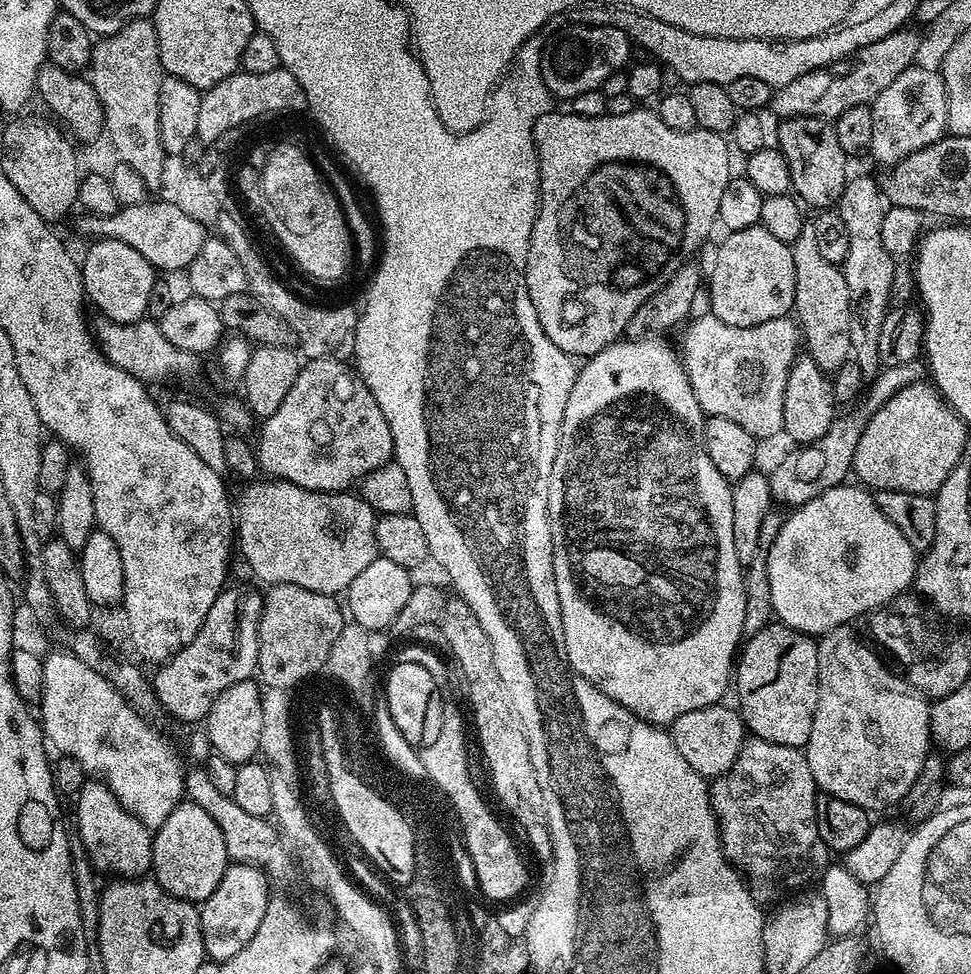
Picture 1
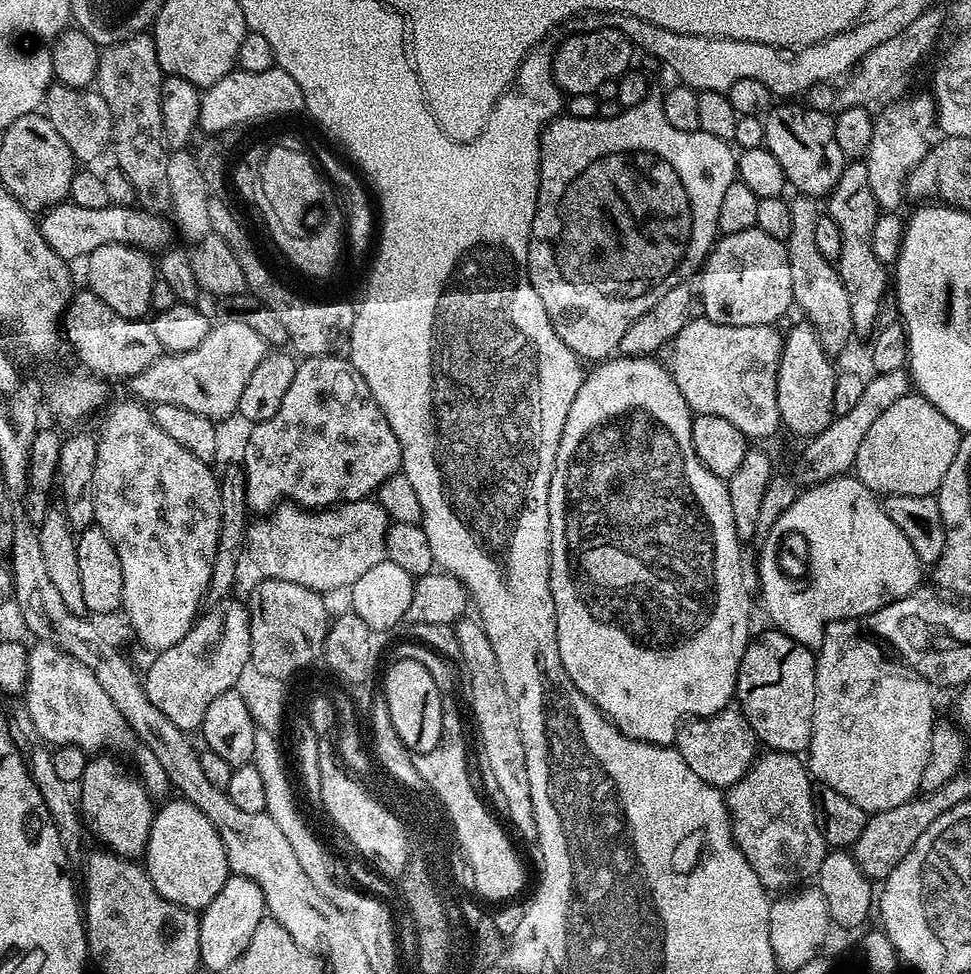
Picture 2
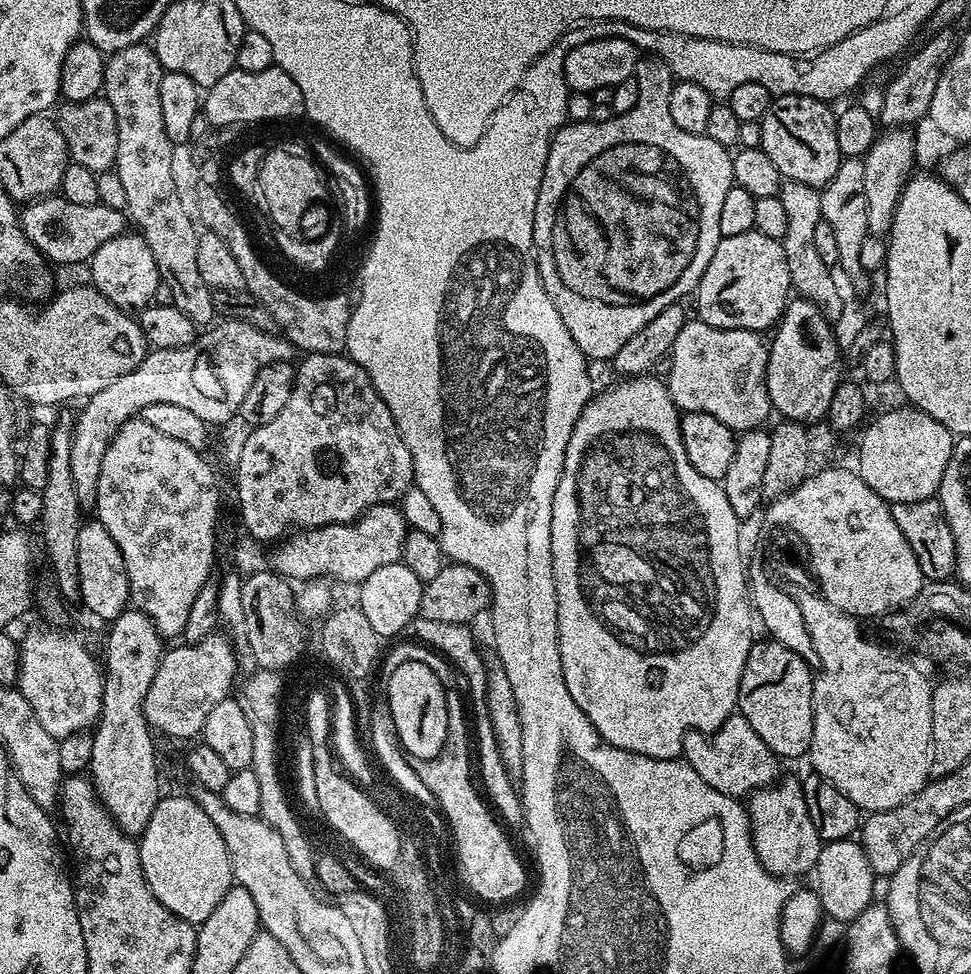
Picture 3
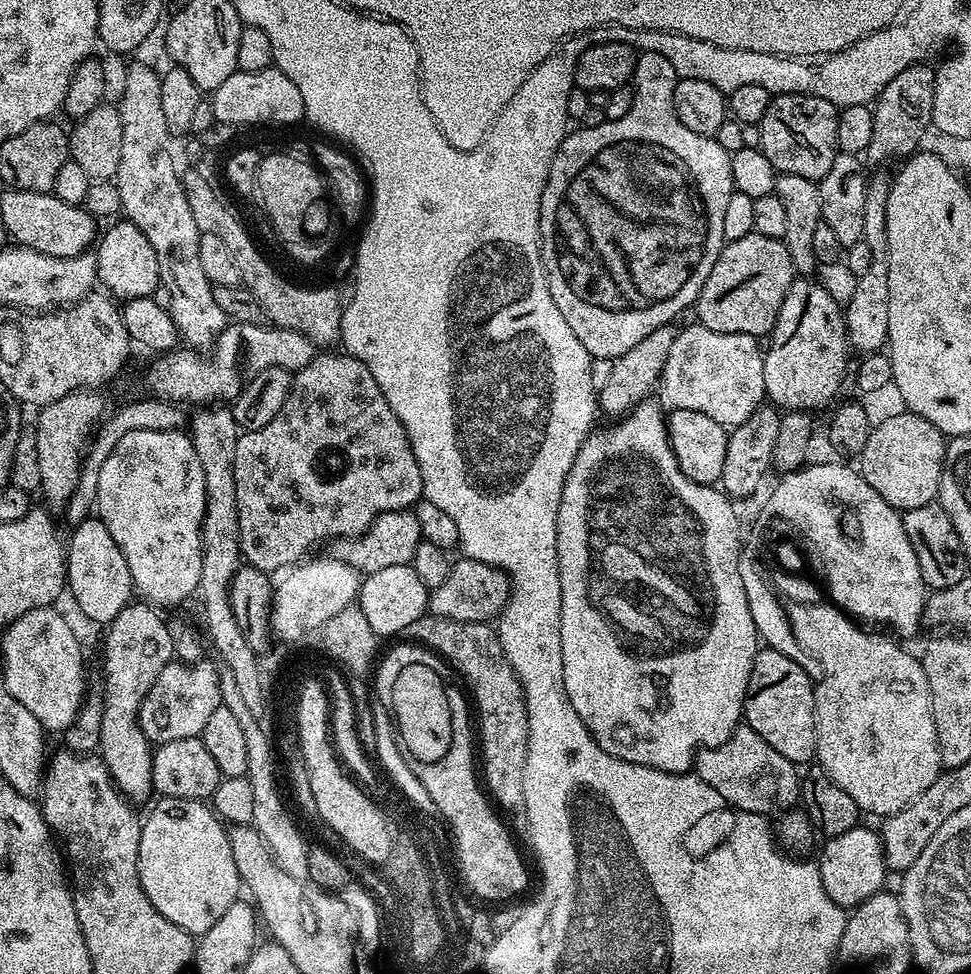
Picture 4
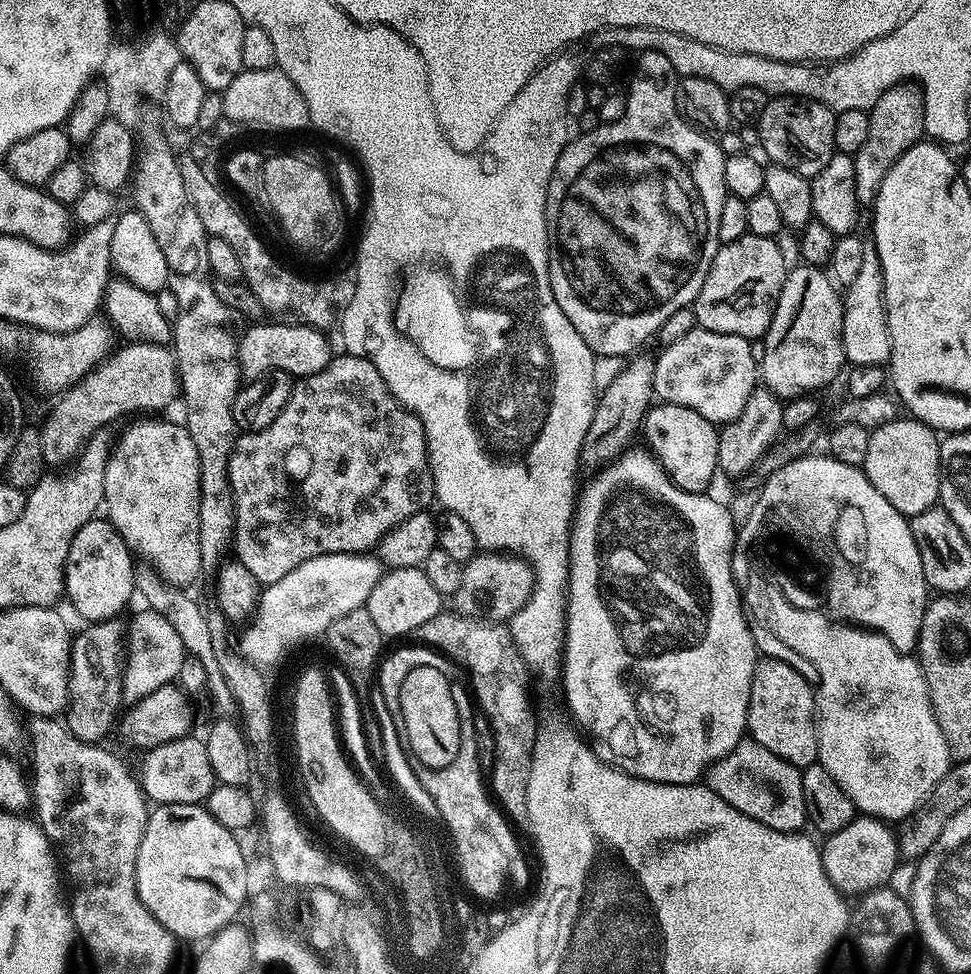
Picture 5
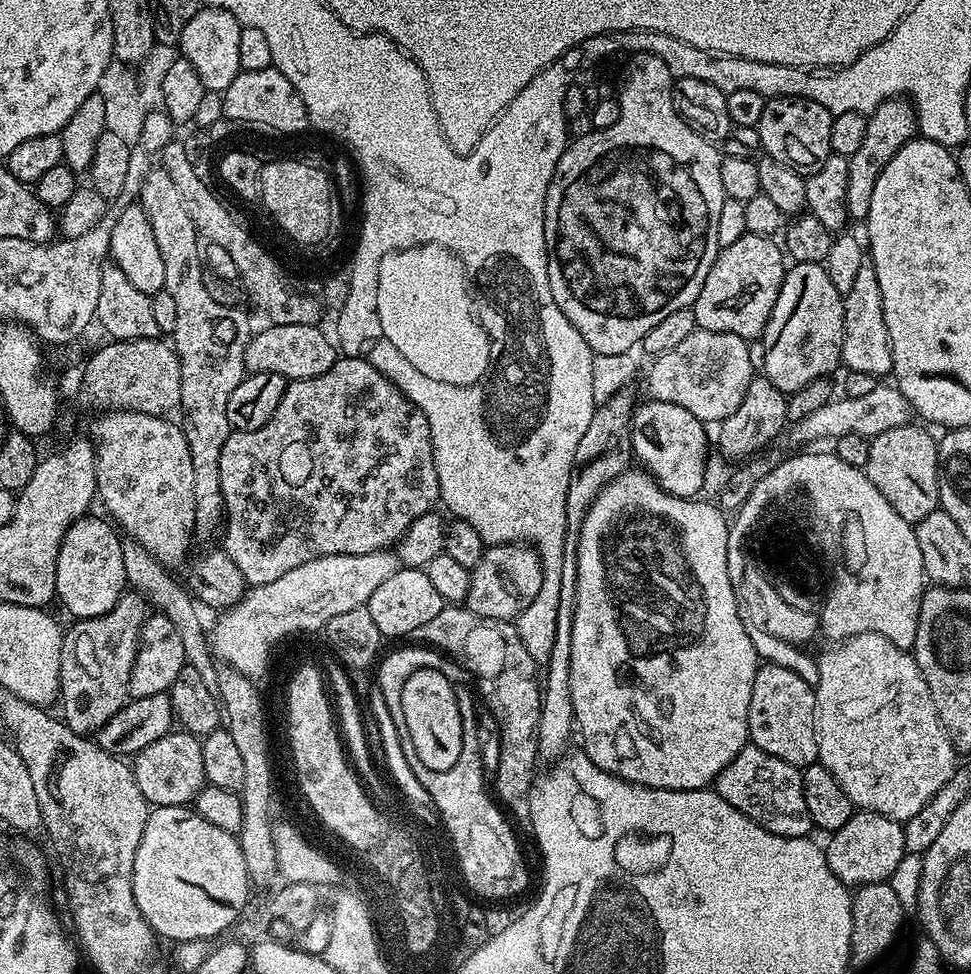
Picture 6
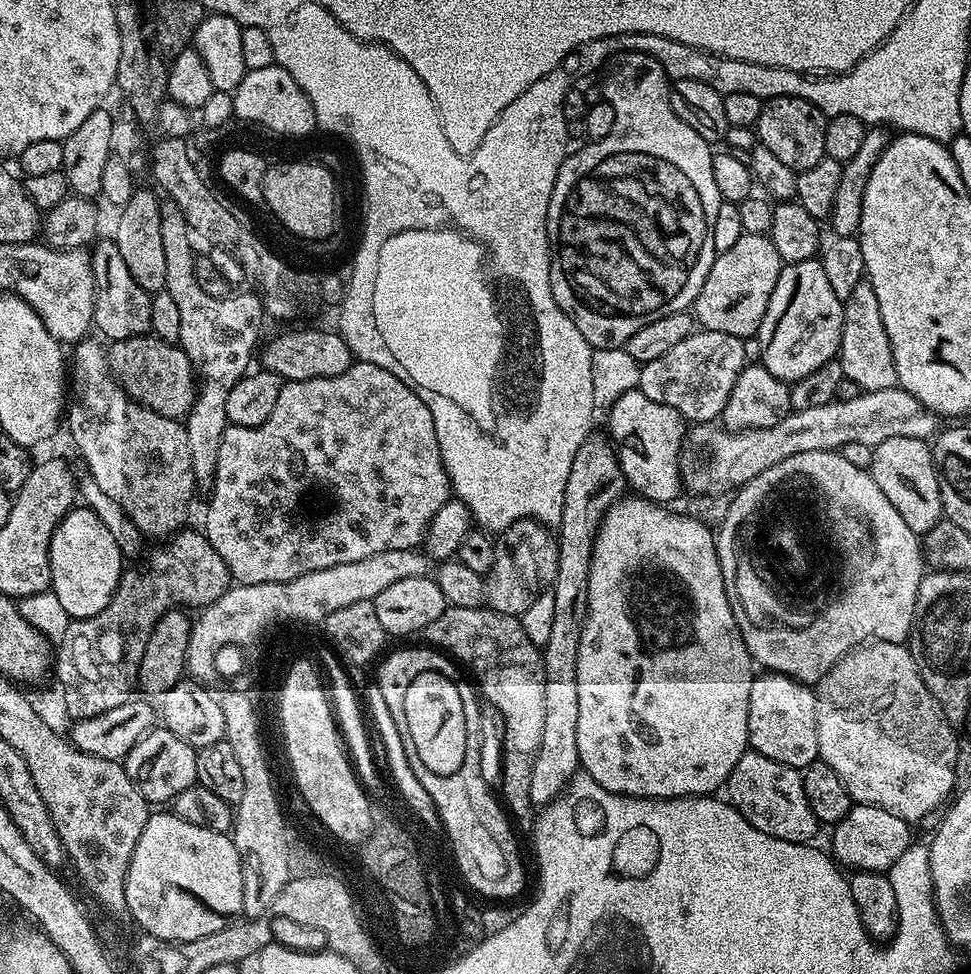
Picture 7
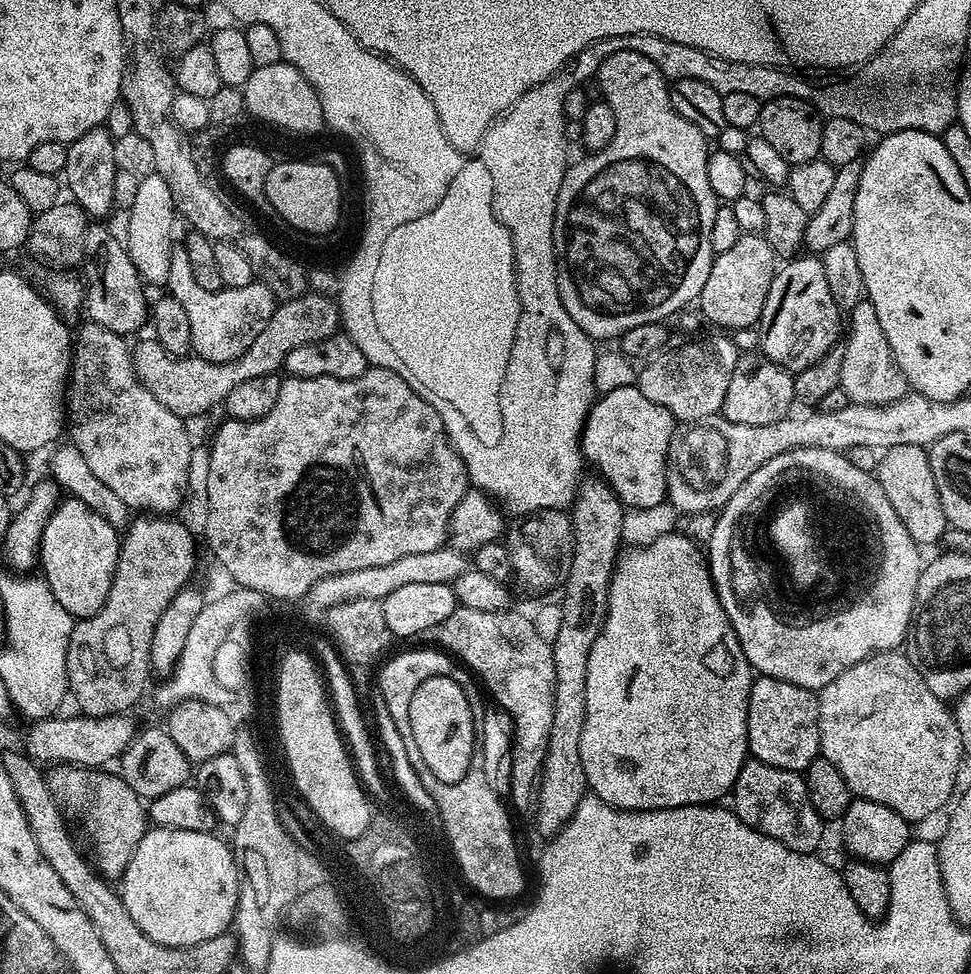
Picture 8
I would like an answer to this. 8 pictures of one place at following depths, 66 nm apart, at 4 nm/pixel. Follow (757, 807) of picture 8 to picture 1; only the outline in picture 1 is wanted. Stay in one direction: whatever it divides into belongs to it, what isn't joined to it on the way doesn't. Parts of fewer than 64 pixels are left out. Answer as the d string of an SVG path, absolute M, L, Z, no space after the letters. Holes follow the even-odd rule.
M727 703L711 704L702 710L690 710L682 714L670 726L670 735L678 754L698 770L705 778L715 778L729 772L738 758L746 739L744 719L735 707L727 708Z

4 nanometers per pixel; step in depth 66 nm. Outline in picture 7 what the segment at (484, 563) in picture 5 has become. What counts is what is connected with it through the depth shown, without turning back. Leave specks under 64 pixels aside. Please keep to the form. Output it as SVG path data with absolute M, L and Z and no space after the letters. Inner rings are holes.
M519 520L495 537L494 562L486 577L486 604L493 612L523 617L537 598L556 582L560 545L545 525L535 520Z

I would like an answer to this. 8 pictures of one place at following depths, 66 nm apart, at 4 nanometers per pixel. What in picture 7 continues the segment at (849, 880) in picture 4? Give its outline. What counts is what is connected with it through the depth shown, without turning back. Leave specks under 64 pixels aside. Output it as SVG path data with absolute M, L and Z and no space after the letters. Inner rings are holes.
M853 803L846 818L839 820L831 829L830 852L837 865L845 869L887 873L914 843L914 836L908 828L911 828L909 821L898 818L898 814L890 814L890 810L882 810L869 804Z

